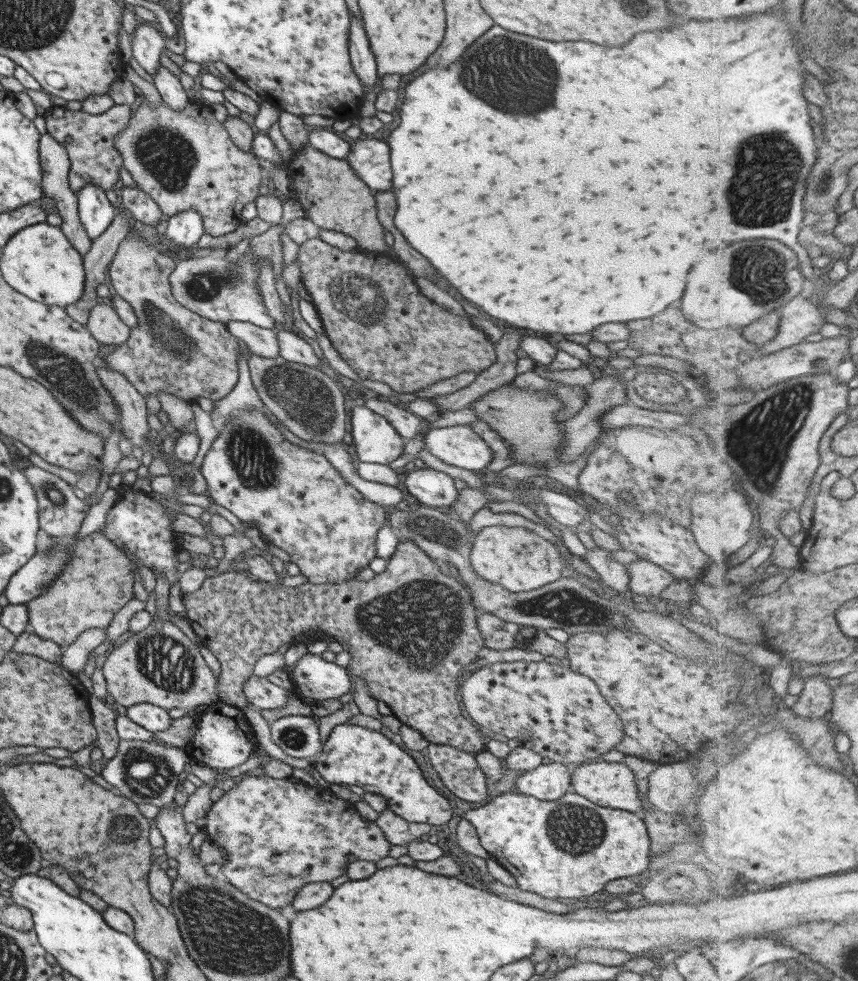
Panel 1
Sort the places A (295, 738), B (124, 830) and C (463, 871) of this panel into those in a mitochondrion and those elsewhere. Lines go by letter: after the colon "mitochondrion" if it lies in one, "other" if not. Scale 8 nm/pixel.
A: mitochondrion
B: mitochondrion
C: other

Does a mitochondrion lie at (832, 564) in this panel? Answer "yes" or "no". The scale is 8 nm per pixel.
no

